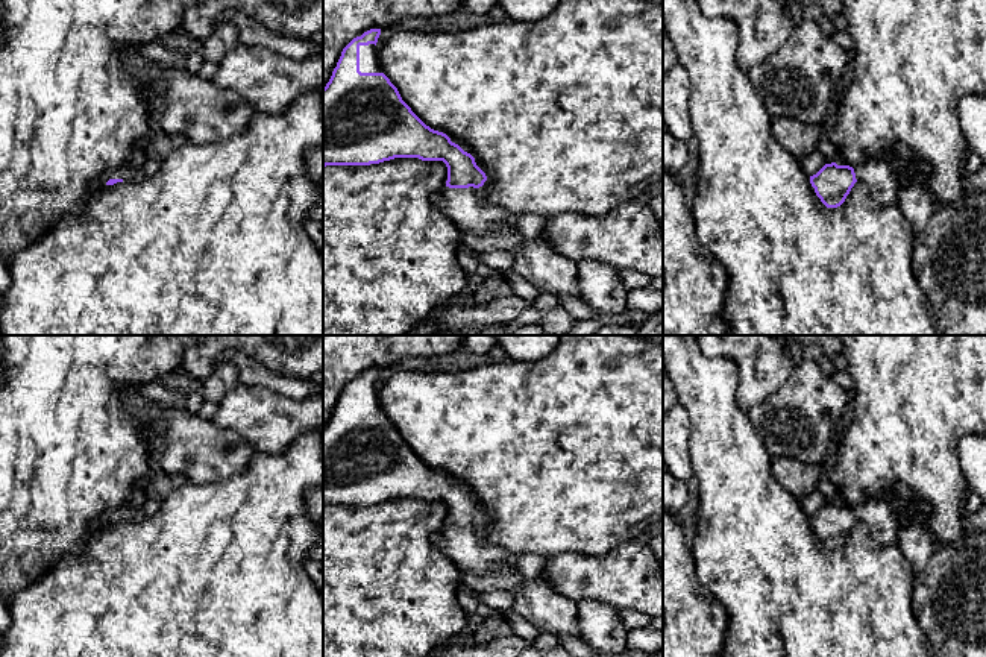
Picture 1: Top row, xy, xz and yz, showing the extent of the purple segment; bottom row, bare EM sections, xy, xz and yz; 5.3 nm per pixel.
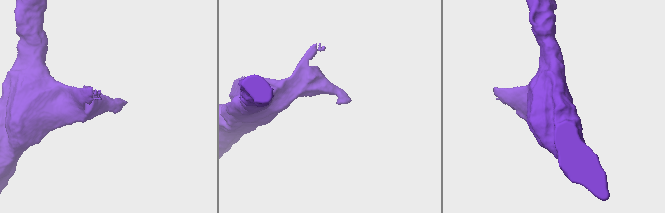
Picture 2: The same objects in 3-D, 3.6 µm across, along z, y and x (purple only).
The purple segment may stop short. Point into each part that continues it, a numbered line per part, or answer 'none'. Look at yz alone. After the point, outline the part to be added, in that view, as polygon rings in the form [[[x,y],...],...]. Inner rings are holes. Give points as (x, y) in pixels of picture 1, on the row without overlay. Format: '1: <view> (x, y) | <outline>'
1: yz (880, 518) | [[[869,499],[854,507],[854,513],[857,522],[868,528],[875,542],[883,546],[898,545],[903,527],[890,504]]]

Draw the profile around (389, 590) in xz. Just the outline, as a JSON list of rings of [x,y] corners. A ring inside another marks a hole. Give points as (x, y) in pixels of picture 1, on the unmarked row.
[[[419,498],[323,507],[323,657],[431,657],[466,633],[467,613],[457,598],[461,571],[432,542],[446,520],[443,501]]]

